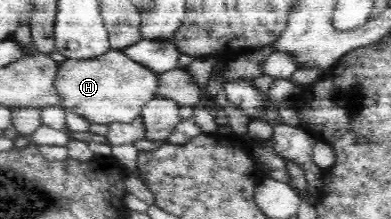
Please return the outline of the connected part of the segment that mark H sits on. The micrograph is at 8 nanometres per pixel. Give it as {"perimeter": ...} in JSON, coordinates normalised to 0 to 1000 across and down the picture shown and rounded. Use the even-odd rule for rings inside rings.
{"perimeter":[[[284,219],[238,269],[169,269],[151,301],[138,402],[148,425],[151,475],[169,511],[212,530],[233,566],[317,566],[348,548],[361,525],[366,484],[402,438],[404,342],[407,333],[330,269],[312,228]]]}

